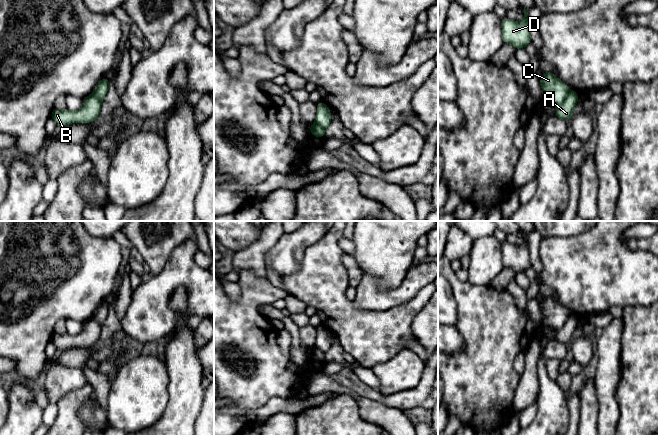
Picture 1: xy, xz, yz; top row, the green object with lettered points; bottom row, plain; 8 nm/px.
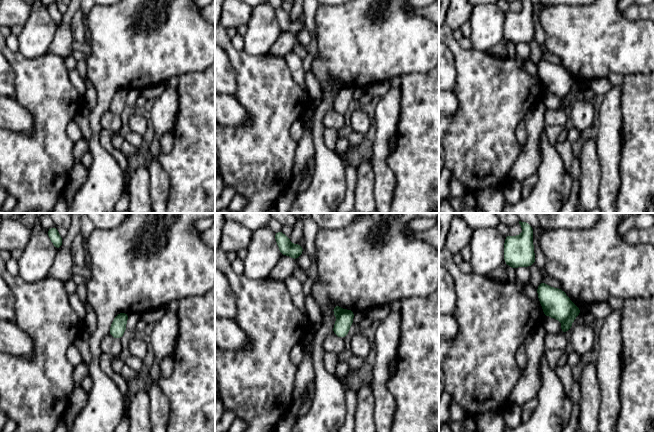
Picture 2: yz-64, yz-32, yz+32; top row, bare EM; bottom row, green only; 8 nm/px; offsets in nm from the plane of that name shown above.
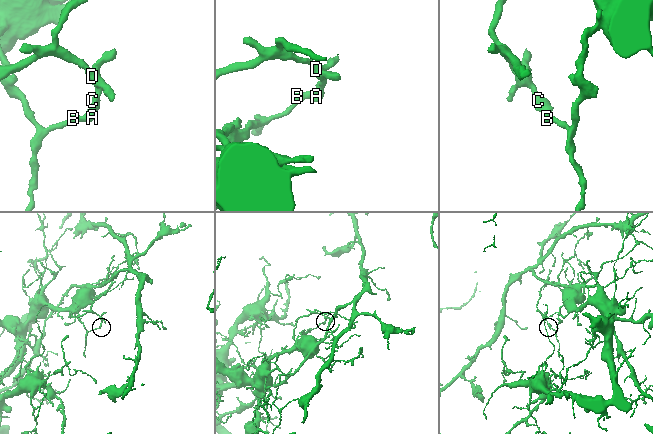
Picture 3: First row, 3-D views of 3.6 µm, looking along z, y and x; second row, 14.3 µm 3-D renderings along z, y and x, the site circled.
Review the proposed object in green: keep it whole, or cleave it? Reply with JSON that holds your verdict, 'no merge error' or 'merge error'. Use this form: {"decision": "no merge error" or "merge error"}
{"decision": "merge error"}

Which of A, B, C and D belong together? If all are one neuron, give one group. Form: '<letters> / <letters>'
A B / C D

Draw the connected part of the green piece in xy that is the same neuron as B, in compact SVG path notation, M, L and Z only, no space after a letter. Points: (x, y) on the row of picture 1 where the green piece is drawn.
M93 94L83 99L82 107L77 111L69 111L68 109L54 108L51 118L57 126L64 126L70 123L90 123L96 120L100 114L102 102Z

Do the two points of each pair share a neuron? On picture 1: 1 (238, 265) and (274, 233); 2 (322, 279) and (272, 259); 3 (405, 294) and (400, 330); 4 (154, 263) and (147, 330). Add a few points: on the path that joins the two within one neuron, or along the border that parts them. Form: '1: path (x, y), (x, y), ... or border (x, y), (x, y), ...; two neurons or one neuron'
1: path (247, 259), (265, 242); one neuron
2: border (307, 248), (299, 267), (294, 272), (280, 276); two neurons
3: border (422, 288), (405, 302), (382, 311); two neurons
4: border (169, 256), (164, 267), (154, 275); two neurons

